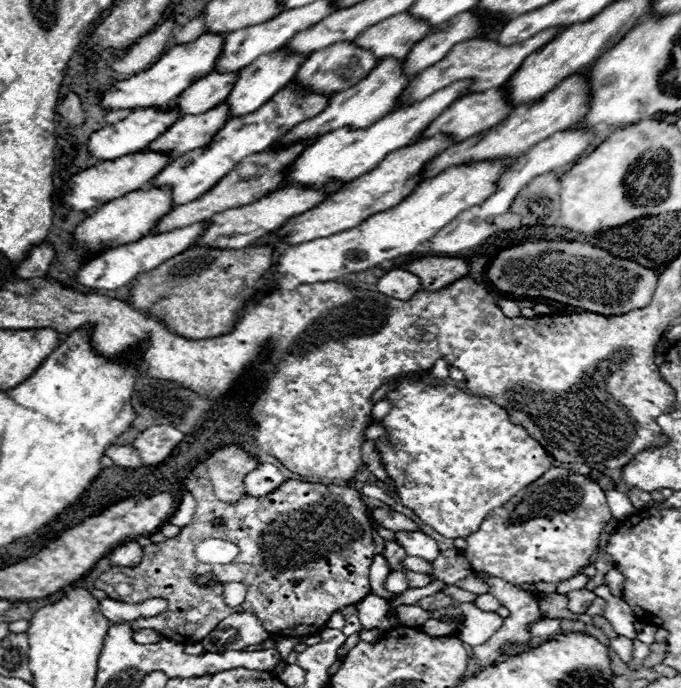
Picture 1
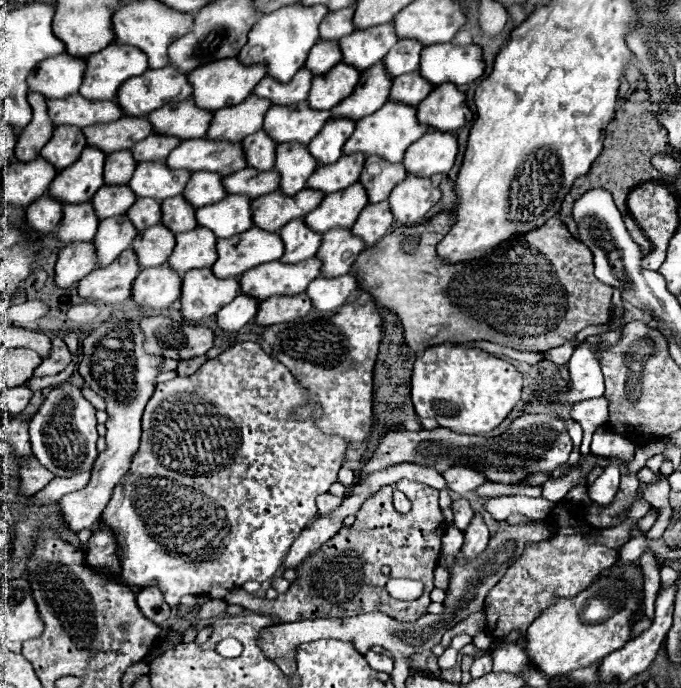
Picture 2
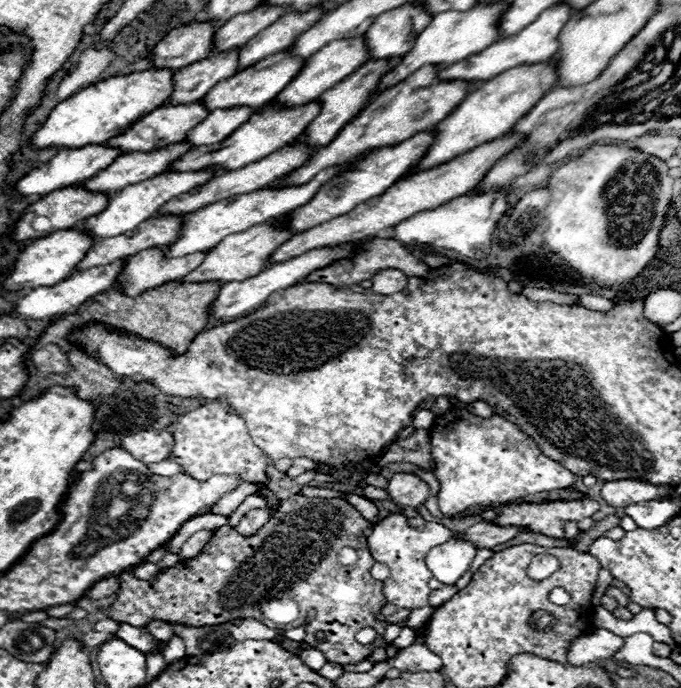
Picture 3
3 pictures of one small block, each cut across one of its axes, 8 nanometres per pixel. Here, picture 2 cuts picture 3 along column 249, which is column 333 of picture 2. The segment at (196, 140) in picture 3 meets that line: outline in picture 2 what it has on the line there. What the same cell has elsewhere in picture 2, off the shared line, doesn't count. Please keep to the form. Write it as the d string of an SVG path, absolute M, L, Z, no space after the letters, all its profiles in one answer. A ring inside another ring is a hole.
M378 62L376 66L370 66L368 70L364 70L364 74L360 74L360 80L354 88L354 92L344 98L344 102L340 102L340 106L334 106L332 118L348 118L358 122L364 116L374 114L376 110L380 110L386 100L388 100L388 90L392 80L388 80L388 76L384 74L384 66L382 62Z

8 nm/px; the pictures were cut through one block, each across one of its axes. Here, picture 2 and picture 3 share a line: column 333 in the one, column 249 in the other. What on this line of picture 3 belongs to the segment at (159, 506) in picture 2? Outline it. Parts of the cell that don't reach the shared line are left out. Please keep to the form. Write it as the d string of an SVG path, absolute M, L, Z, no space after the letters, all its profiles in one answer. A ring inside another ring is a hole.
M226 398L206 402L192 412L180 414L172 420L168 432L174 438L170 460L182 466L182 472L190 474L192 478L204 482L214 474L238 474L242 482L248 484L266 484L270 480L270 476L266 474L270 458L266 458L266 454L258 446L254 446L242 416L230 410Z

